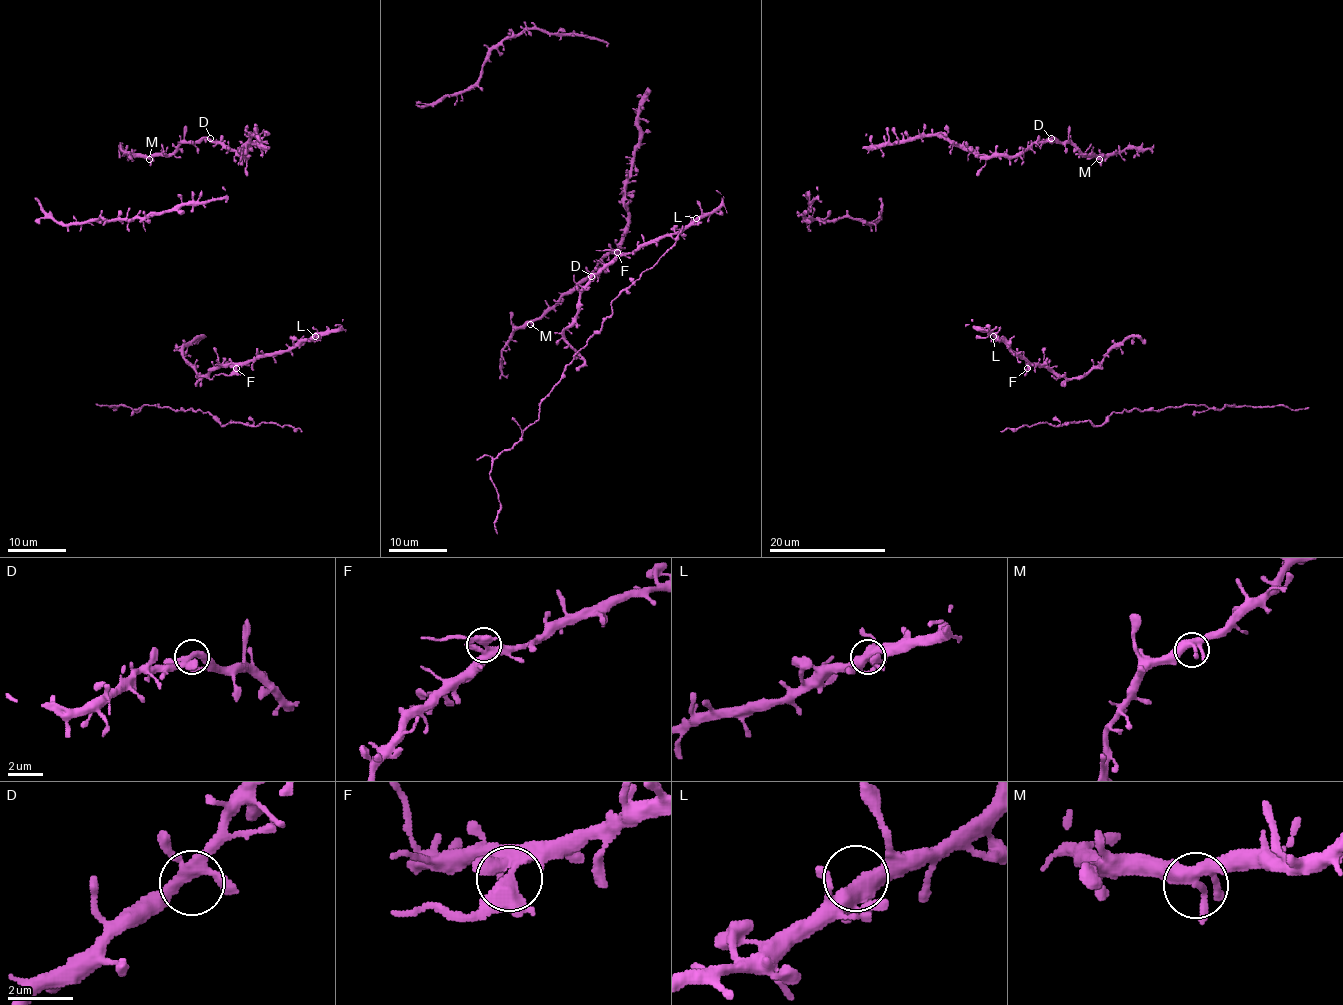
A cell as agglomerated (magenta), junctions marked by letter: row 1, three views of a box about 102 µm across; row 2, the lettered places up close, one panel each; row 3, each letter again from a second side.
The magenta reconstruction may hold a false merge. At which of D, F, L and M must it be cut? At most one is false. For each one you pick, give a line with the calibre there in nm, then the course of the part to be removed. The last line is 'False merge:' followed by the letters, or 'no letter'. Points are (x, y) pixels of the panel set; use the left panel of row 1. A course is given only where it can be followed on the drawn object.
F: Thickness 360 nm. Course of the part to remove: (236, 368), (229, 374), (214, 374)
False merge: F

